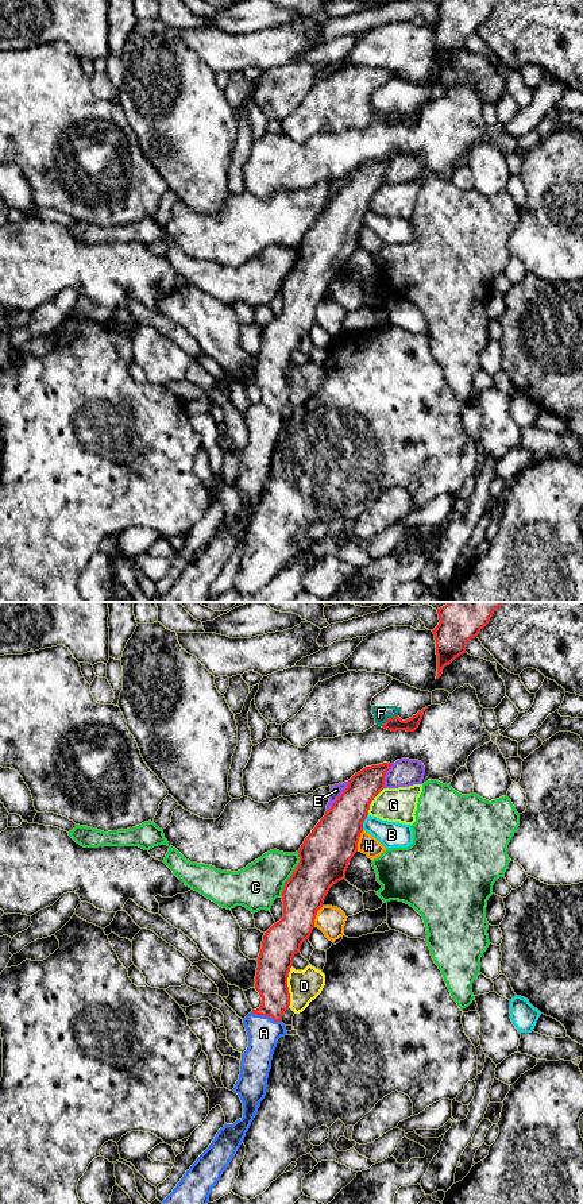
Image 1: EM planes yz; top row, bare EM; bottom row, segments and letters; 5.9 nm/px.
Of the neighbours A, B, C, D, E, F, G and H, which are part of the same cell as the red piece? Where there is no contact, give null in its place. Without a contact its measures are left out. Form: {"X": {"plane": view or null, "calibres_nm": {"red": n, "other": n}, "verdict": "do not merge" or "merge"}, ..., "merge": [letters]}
{"A": {"plane": "yz", "calibres_nm": {"red": 190, "other": 190}, "verdict": "merge"}, "B": {"plane": "yz", "calibres_nm": {"red": 280, "other": 160}, "verdict": "do not merge"}, "C": {"plane": "yz", "calibres_nm": {"red": 300, "other": 280}, "verdict": "do not merge"}, "D": {"plane": "yz", "calibres_nm": {"red": 200, "other": 190}, "verdict": "do not merge"}, "E": {"plane": "yz", "calibres_nm": {"red": 280, "other": 70}, "verdict": "do not merge"}, "F": {"plane": "yz", "calibres_nm": {"red": 90, "other": 100}, "verdict": "do not merge"}, "G": {"plane": "yz", "calibres_nm": {"red": 240, "other": 200}, "verdict": "do not merge"}, "H": {"plane": "yz", "calibres_nm": {"red": 300, "other": 120}, "verdict": "do not merge"}, "merge": ["A"]}

